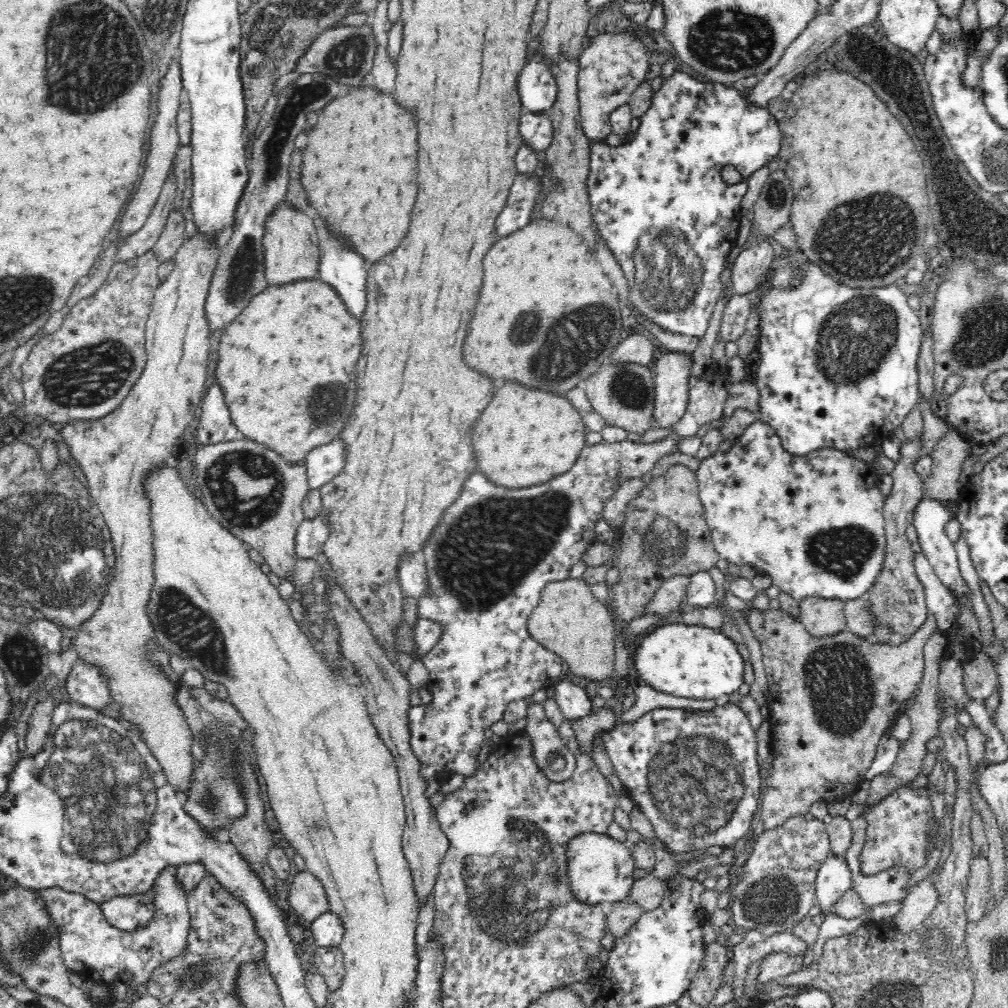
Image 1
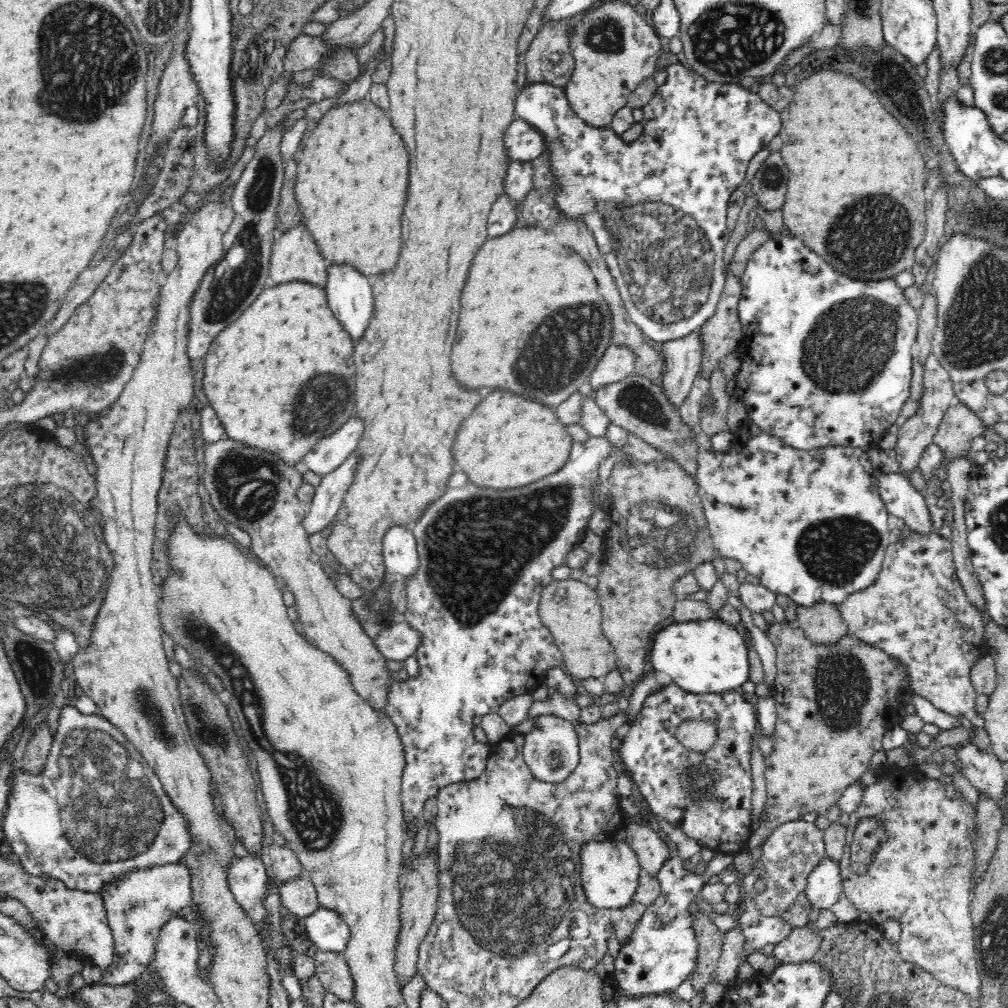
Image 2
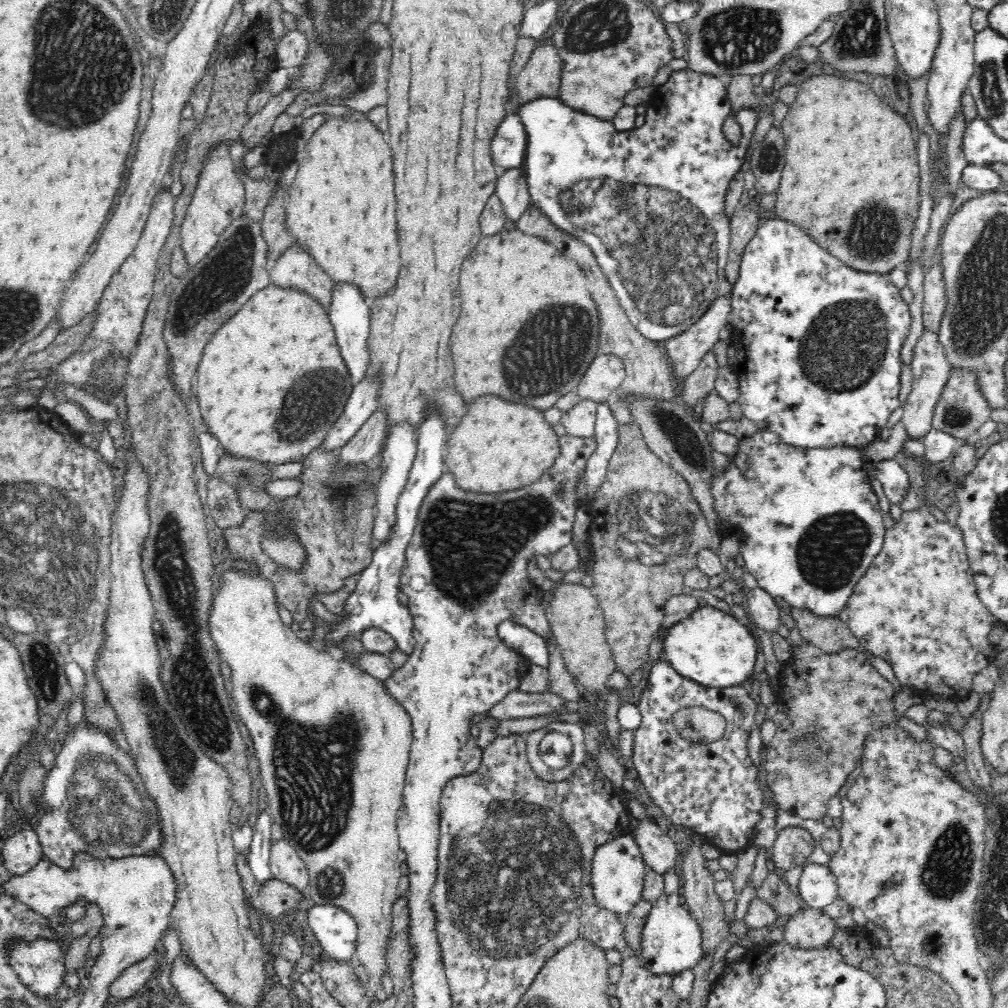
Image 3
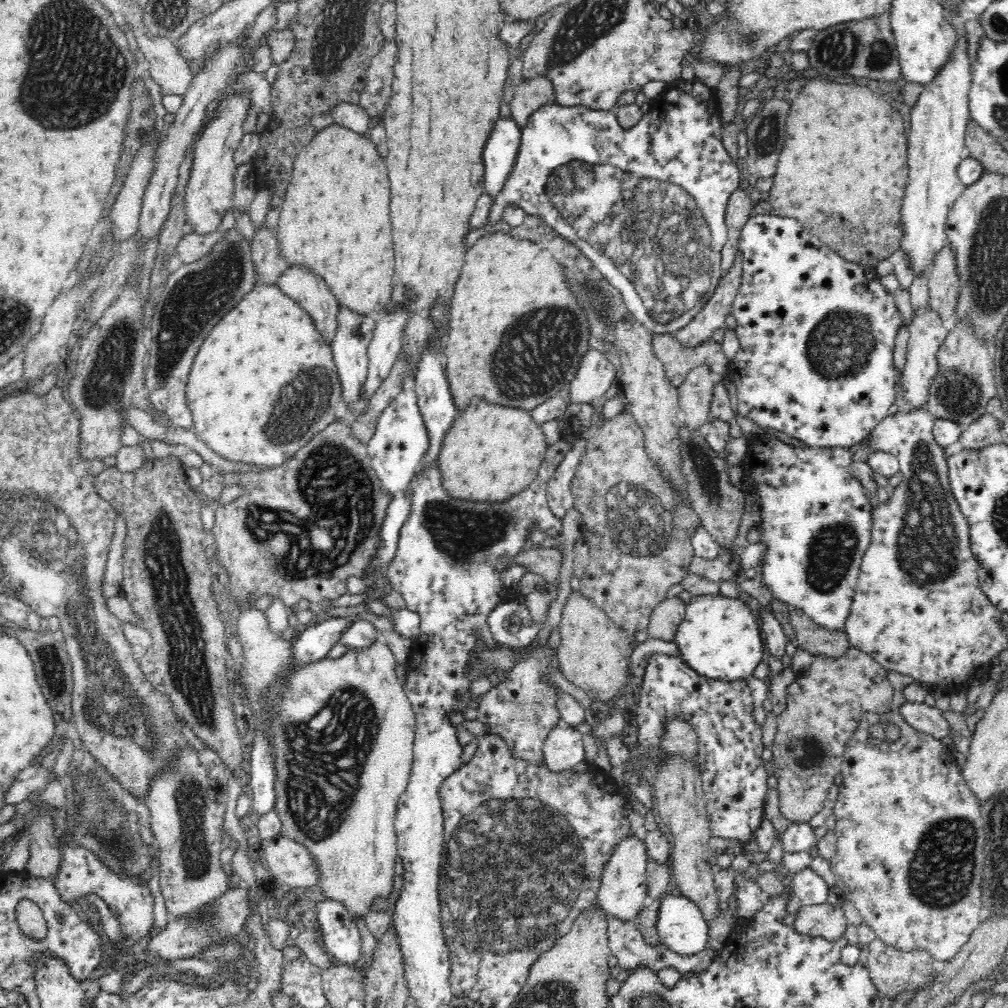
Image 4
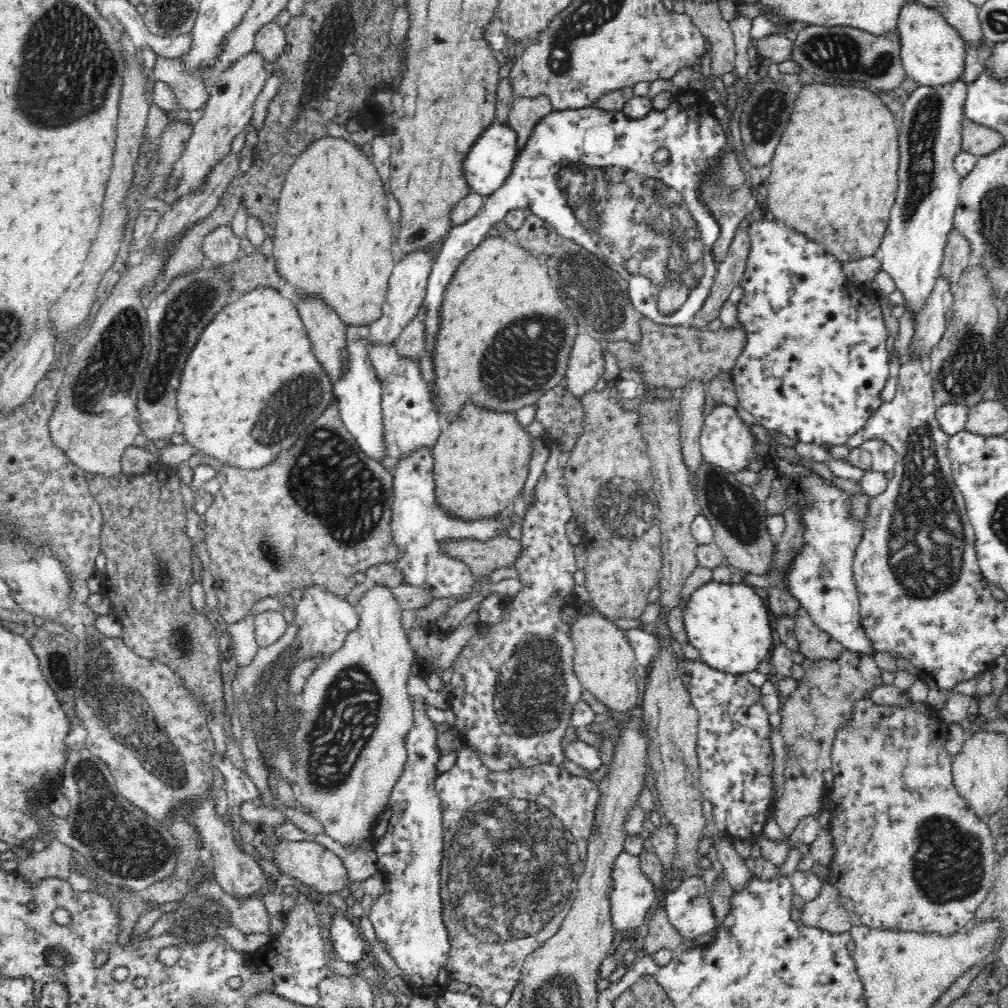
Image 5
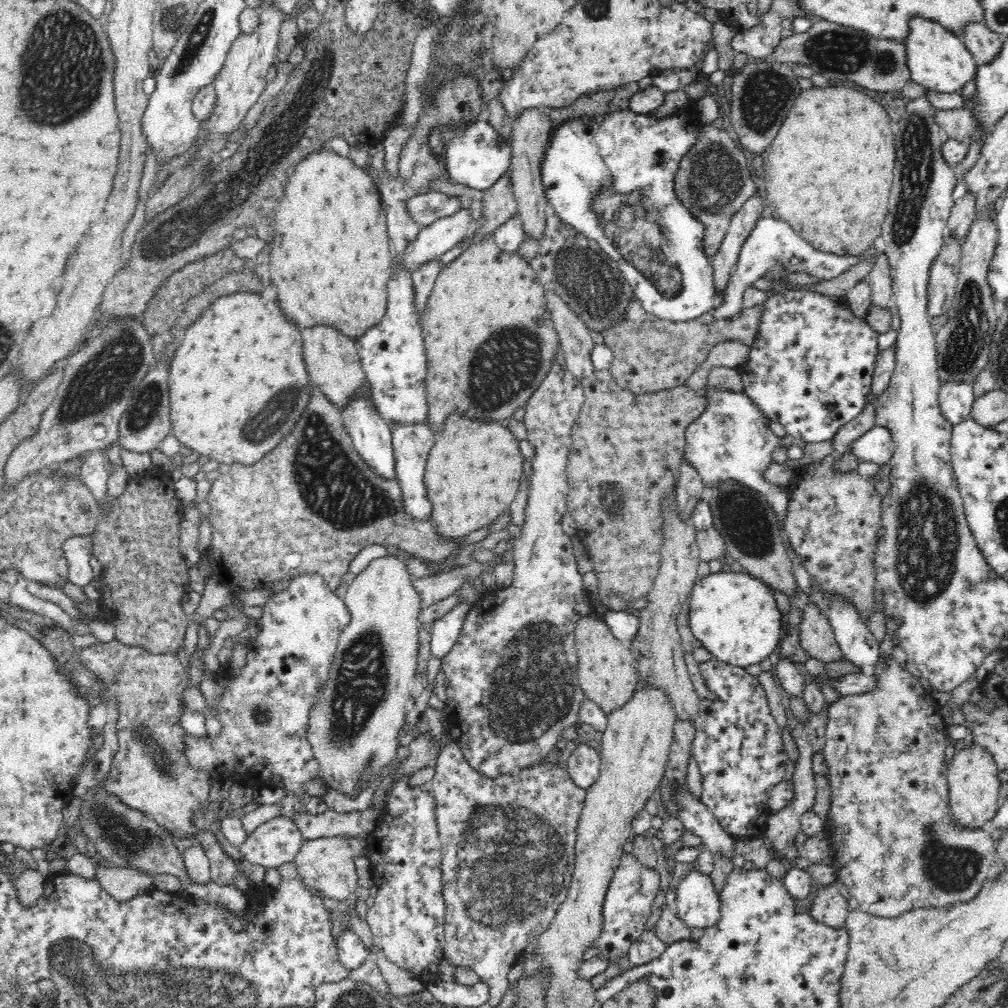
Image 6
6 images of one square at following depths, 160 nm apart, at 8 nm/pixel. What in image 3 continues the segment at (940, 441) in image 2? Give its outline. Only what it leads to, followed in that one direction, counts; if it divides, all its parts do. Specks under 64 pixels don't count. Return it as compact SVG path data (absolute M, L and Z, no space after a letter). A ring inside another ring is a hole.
M951 366L933 410L932 427L944 430L958 439L966 439L990 419L990 411L990 403L984 397L978 371L966 366Z

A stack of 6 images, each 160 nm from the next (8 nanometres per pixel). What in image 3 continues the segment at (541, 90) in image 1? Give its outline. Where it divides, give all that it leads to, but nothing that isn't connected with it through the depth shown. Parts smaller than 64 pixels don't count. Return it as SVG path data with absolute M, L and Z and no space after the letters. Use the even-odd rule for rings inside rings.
M687 68L681 71L673 71L667 83L660 84L655 88L651 101L647 104L646 122L639 128L628 129L627 131L620 131L616 129L613 121L604 120L600 117L584 113L582 111L570 108L564 104L559 98L536 98L532 102L526 102L519 106L518 115L522 119L527 139L525 140L524 160L521 164L523 170L523 178L527 184L527 191L529 192L529 204L531 208L539 210L541 214L549 219L549 222L555 224L560 230L564 230L569 235L579 238L588 246L592 248L600 270L608 276L610 286L616 290L616 296L626 316L629 317L631 324L635 326L637 332L642 333L646 338L652 339L659 343L664 342L671 336L676 336L684 332L685 329L690 328L694 322L698 321L706 309L712 302L723 293L727 286L727 278L725 275L725 266L729 258L729 242L731 228L726 216L726 192L728 192L728 184L733 180L734 176L740 169L747 166L748 146L752 140L757 121L760 116L749 108L741 110L732 110L732 106L727 98L727 89L718 77L712 75L705 75L690 71ZM734 118L734 122L738 122L740 126L740 140L738 144L730 142L722 128L724 128L724 120ZM652 186L664 186L662 190L656 190ZM666 190L676 190L676 192L666 192ZM666 194L666 196L664 196ZM650 218L650 220L648 220ZM716 236L716 240L714 240ZM668 238L672 240L672 246L666 248ZM684 250L684 252L682 252ZM612 252L612 254L610 254ZM718 258L718 260L716 260ZM644 266L644 268L642 268ZM670 274L670 276L668 276Z

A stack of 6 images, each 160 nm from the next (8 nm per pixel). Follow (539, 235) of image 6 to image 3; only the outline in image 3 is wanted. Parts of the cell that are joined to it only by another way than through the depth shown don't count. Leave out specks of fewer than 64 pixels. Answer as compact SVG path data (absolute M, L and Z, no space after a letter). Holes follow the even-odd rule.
M546 38L535 44L534 54L521 70L516 84L518 104L536 98L559 98L561 58Z

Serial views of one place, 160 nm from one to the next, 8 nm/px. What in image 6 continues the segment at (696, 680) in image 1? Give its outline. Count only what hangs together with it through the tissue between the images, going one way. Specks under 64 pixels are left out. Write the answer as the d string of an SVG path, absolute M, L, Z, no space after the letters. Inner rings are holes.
M721 571L700 579L691 590L689 623L692 632L710 652L712 658L732 665L747 667L760 663L778 648L782 640L782 612L774 598L774 589L763 578L755 577L746 571Z

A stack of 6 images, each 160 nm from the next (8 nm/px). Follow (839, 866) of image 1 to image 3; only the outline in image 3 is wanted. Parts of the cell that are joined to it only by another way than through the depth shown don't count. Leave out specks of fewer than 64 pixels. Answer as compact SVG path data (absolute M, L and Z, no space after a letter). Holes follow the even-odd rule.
M812 862L803 865L798 892L809 908L822 909L839 898L835 878L829 868Z

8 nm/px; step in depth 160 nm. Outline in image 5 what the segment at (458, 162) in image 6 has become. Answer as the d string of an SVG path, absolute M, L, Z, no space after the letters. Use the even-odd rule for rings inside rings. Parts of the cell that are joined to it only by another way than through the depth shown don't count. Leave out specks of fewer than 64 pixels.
M494 122L488 124L461 160L461 170L469 191L487 197L498 190L514 169L517 154L517 134L512 127Z

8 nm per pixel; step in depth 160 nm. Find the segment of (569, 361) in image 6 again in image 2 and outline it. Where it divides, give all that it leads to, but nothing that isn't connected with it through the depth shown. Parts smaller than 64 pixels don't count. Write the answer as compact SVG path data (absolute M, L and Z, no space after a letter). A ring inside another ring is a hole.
M611 344L598 360L596 368L592 369L587 382L595 394L608 384L622 382L624 378L634 375L634 364L636 364L636 357L632 351Z

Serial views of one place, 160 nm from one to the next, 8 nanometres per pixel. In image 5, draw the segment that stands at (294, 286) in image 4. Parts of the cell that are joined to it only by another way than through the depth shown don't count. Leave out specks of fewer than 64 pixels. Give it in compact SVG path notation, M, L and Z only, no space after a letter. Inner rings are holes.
M297 297L298 312L300 312L300 319L304 322L304 328L308 332L310 344L312 344L312 354L316 356L316 360L320 362L323 371L328 376L329 384L334 387L334 384L340 380L340 376L344 376L348 372L348 361L351 360L351 353L346 343L347 328L340 321L338 315L334 310L326 307L320 299L300 299ZM312 302L312 304L310 304Z

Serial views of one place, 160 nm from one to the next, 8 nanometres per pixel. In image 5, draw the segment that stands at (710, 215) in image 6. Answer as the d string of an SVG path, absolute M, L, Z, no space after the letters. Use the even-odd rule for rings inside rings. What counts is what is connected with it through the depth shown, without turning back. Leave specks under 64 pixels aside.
M732 146L724 147L699 174L699 181L697 182L700 189L697 196L719 226L719 237L714 241L711 250L713 259L717 263L726 254L729 244L732 242L732 237L743 218L752 214L754 208L760 208L756 204L756 198L752 195L753 189L750 189L746 184L748 175L744 175L745 173L742 172L740 167L742 159L740 150L736 150Z

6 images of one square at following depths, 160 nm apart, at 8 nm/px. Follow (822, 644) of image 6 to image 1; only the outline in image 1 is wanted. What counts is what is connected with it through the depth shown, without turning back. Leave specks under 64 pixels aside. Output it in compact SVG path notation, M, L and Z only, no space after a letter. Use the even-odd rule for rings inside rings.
M802 599L799 601L798 620L813 637L834 636L847 630L844 603L840 599Z

